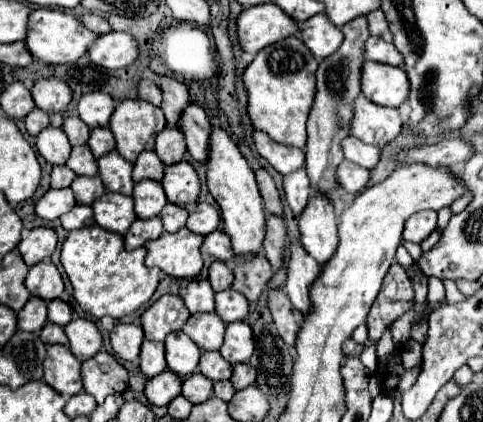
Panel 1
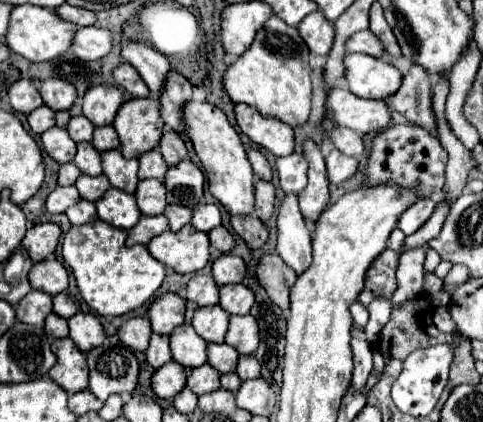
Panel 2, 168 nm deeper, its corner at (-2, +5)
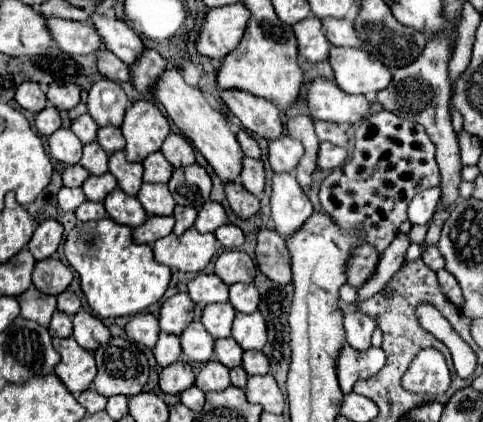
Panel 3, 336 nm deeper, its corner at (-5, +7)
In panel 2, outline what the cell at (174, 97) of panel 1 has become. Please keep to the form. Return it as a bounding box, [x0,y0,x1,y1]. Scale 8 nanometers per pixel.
[121,42,171,98]

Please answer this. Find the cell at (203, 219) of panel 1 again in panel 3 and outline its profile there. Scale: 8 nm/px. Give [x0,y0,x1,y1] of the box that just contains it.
[196,200,228,232]

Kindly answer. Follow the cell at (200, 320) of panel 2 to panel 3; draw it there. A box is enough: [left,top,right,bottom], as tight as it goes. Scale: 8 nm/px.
[202,302,236,338]

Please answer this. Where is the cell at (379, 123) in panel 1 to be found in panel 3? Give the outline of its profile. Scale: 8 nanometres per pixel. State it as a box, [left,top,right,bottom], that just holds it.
[306,78,368,124]

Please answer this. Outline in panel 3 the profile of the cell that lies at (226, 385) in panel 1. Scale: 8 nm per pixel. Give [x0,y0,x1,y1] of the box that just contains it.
[230,366,248,388]

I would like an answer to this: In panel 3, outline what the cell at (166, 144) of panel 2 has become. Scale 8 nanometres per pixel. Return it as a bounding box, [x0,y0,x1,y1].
[160,132,196,168]

